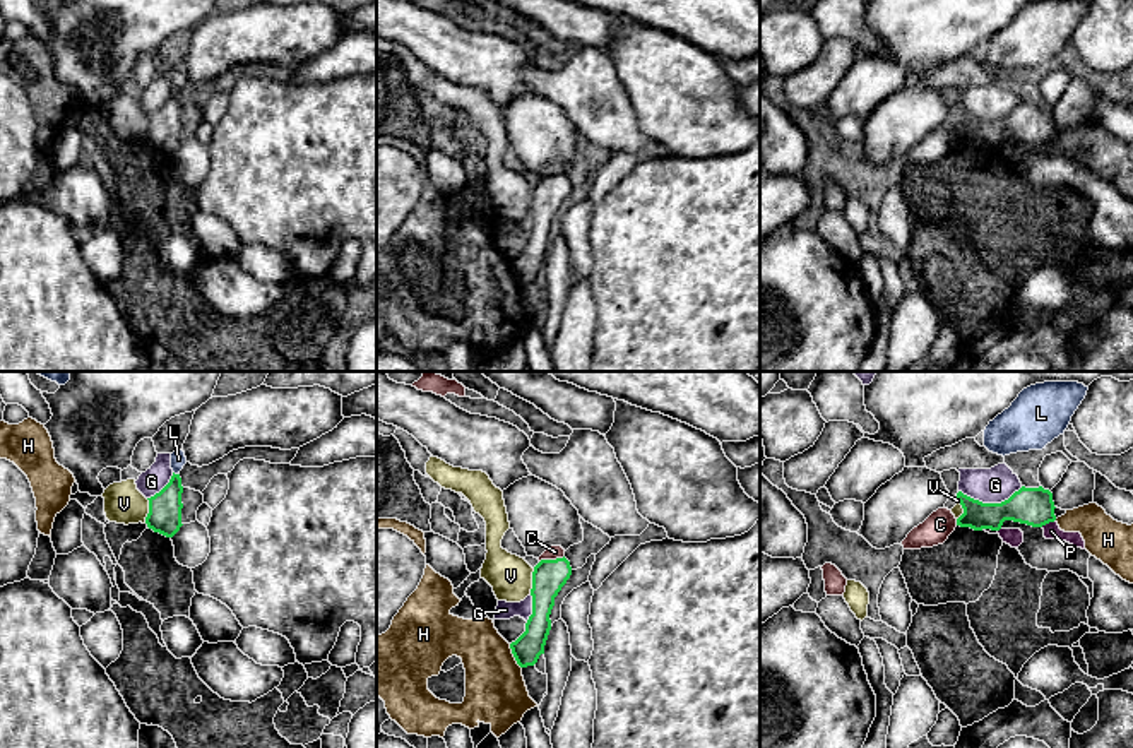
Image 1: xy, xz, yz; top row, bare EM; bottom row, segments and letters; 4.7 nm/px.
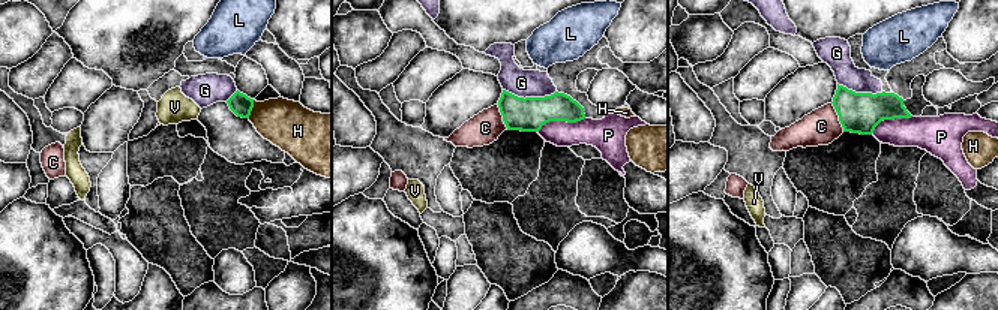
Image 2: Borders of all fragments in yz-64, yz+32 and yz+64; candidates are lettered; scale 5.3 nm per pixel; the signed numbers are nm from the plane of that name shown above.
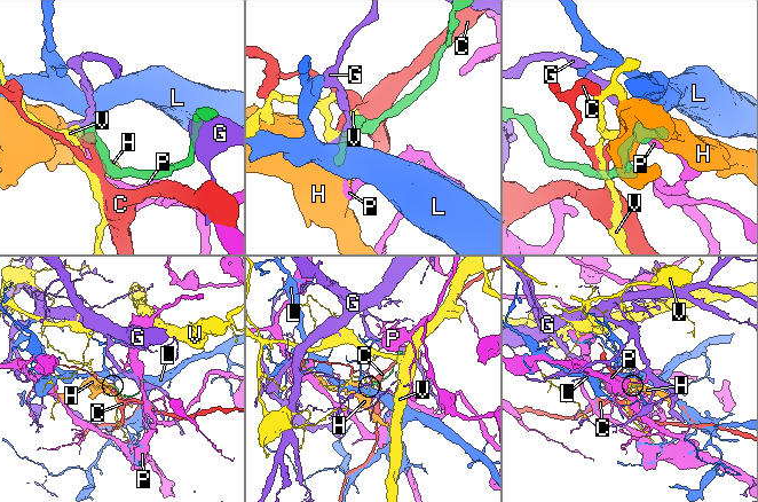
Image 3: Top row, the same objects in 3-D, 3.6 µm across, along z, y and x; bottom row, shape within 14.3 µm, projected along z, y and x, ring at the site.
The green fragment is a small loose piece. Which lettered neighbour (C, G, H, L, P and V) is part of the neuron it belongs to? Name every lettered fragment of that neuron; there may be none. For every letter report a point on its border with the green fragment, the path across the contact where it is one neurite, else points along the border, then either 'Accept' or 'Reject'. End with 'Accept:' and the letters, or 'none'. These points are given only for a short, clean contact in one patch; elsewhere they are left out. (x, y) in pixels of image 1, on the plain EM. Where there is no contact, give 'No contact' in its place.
C: Touches green at xz (551, 177). Boundary: xz (563, 172), (539, 178). Reject
G: Touches green at yz (990, 120). Reject
H: Touches green at xz (514, 273). Boundary: xz (509, 261), (521, 284). Reject
L: Touches green at xy (177, 91). Path across: xy (165, 125), (177, 91), (178, 76). Accept
P: Touches green at yz (1048, 139). Boundary: yz (1055, 136), (1041, 142). Reject
V: Touches green at xy (149, 127). Boundary: xy (148, 115), (144, 139). Reject
Accept: L

